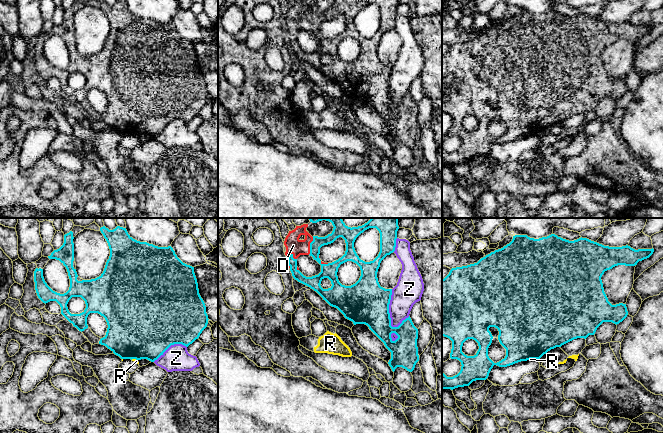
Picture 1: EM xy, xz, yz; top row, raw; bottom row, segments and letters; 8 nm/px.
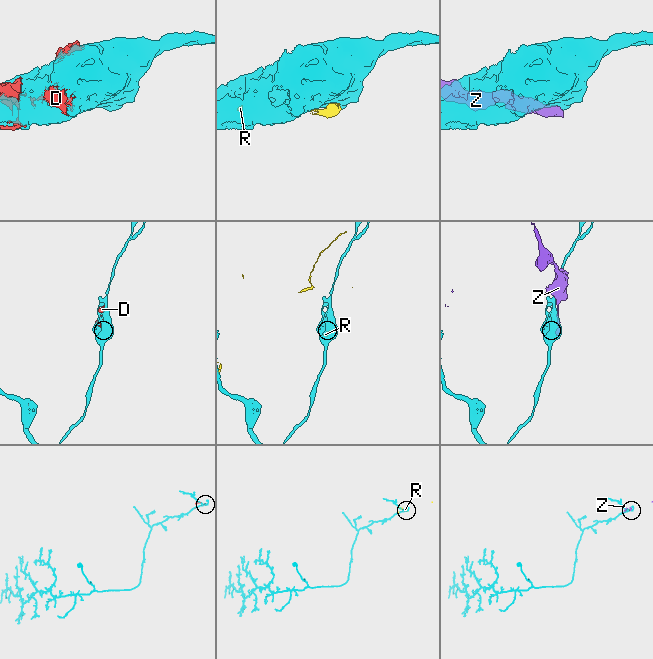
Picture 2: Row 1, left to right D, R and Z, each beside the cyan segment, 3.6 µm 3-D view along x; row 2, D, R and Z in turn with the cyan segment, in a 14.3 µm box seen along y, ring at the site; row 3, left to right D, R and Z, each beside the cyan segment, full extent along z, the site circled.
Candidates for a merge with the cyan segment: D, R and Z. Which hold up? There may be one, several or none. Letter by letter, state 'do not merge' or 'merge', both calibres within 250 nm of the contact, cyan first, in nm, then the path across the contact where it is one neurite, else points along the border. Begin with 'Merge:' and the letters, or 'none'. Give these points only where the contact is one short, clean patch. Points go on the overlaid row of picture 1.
Merge: D
D: merge; calibres 120 and 130 nm
R: do not merge; calibres 480 and 20 nm; border yz (529, 359), (538, 360)
Z: do not merge; calibres 360 and 220 nm

